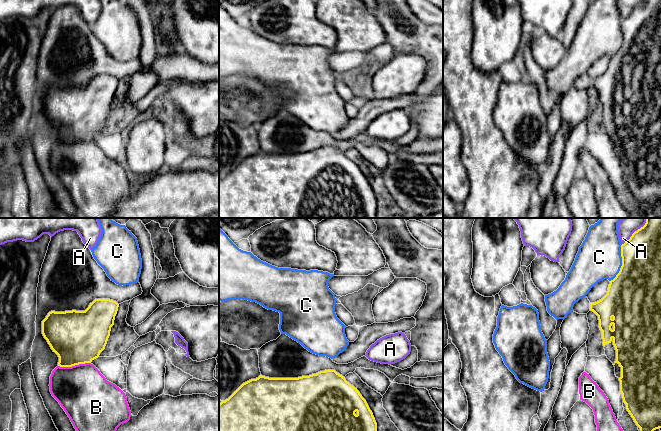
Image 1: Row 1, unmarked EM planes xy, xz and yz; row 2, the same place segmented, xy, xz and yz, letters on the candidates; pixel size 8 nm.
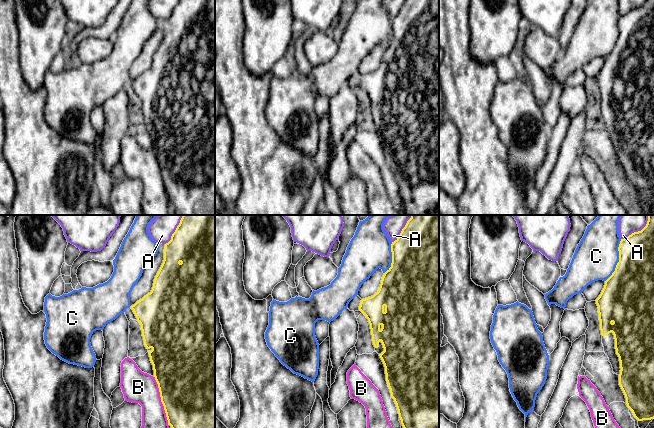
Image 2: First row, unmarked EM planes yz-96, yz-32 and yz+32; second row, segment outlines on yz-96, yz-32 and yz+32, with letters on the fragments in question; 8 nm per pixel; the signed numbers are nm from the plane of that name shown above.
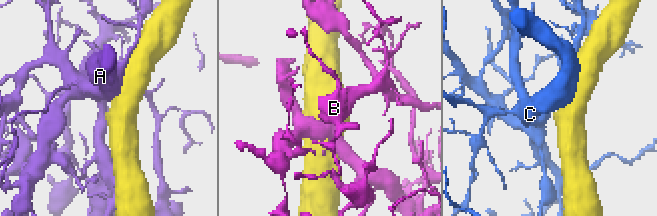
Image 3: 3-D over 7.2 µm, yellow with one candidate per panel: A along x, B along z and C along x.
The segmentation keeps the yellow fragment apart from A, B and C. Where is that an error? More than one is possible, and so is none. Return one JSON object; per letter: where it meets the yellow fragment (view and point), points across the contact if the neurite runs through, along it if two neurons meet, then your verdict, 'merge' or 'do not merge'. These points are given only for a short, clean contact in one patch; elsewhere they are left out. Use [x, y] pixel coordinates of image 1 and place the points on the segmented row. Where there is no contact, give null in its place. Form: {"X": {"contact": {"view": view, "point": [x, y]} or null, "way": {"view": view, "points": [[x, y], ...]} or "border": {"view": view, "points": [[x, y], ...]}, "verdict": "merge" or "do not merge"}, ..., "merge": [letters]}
{"A": {"contact": {"view": "yz", "point": [635, 231]}, "verdict": "do not merge"}, "B": {"contact": {"view": "xy", "point": [74, 365]}, "verdict": "do not merge"}, "C": {"contact": {"view": "yz", "point": [622, 263]}, "verdict": "do not merge"}, "merge": []}

